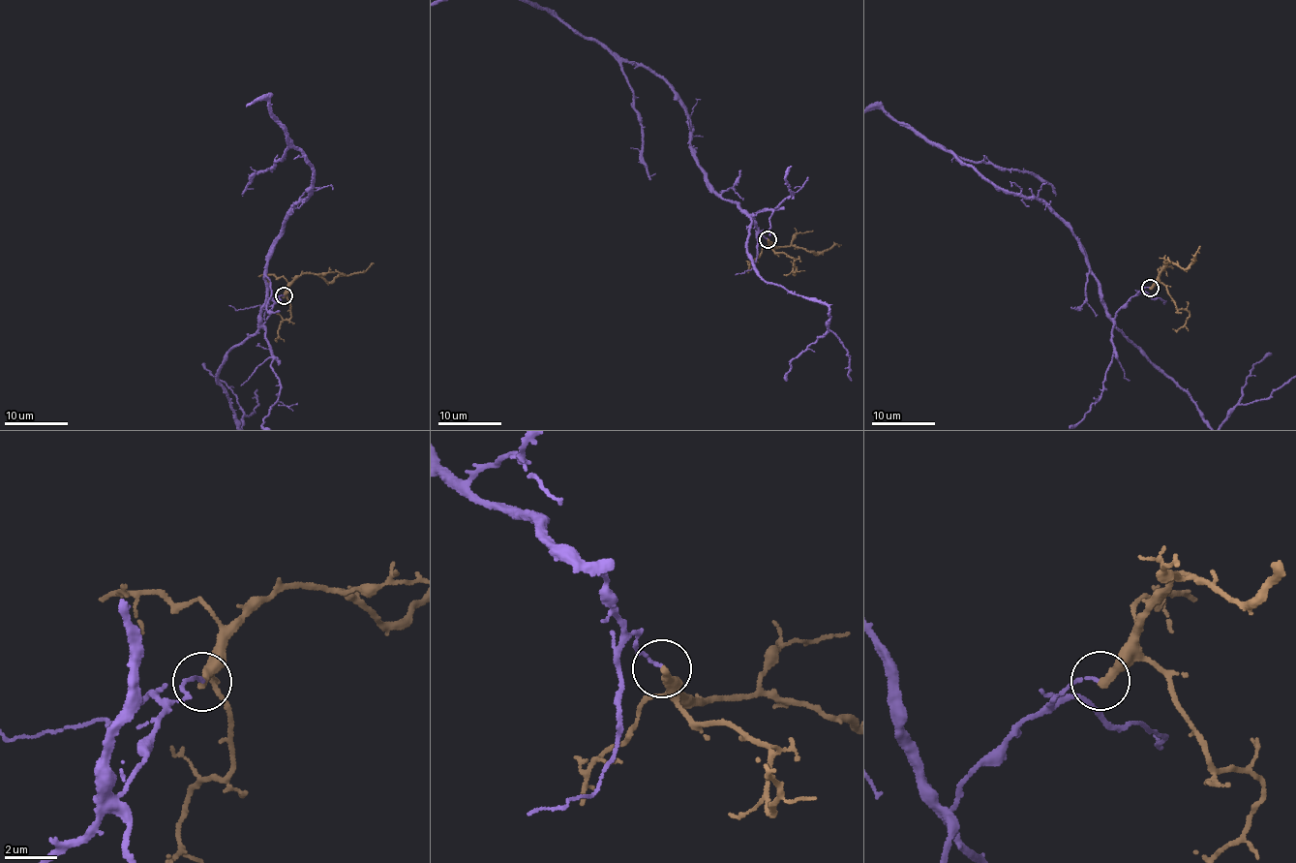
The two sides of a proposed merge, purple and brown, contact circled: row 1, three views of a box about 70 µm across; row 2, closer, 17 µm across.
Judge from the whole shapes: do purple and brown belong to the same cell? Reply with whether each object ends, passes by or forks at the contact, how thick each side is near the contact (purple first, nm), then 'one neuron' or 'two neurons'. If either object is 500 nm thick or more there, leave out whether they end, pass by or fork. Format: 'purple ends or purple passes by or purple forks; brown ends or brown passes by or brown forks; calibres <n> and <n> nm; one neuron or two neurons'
purple ends; brown ends; calibres 100 and 320 nm; two neurons

